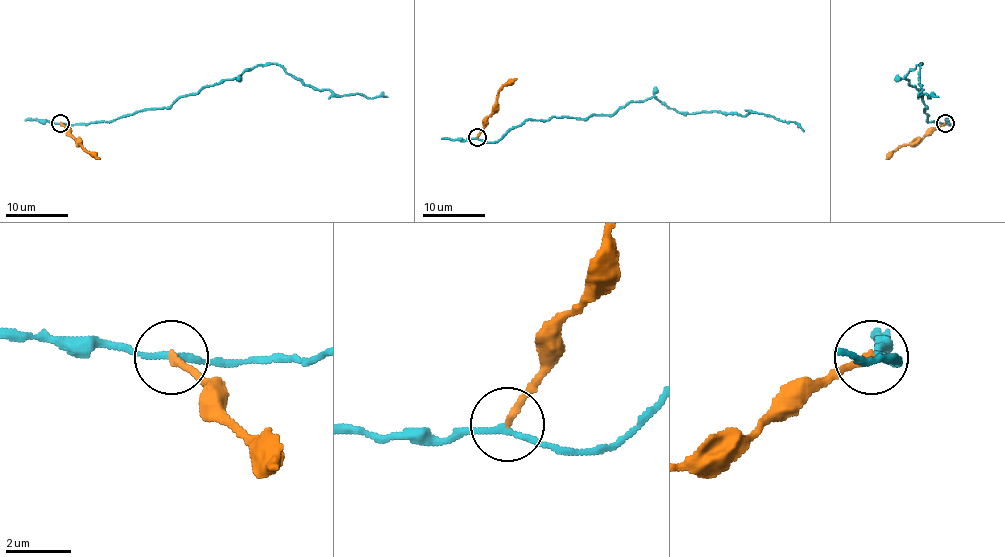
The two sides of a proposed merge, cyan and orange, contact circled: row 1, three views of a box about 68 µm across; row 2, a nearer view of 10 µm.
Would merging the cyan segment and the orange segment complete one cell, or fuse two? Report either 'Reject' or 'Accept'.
Reject

